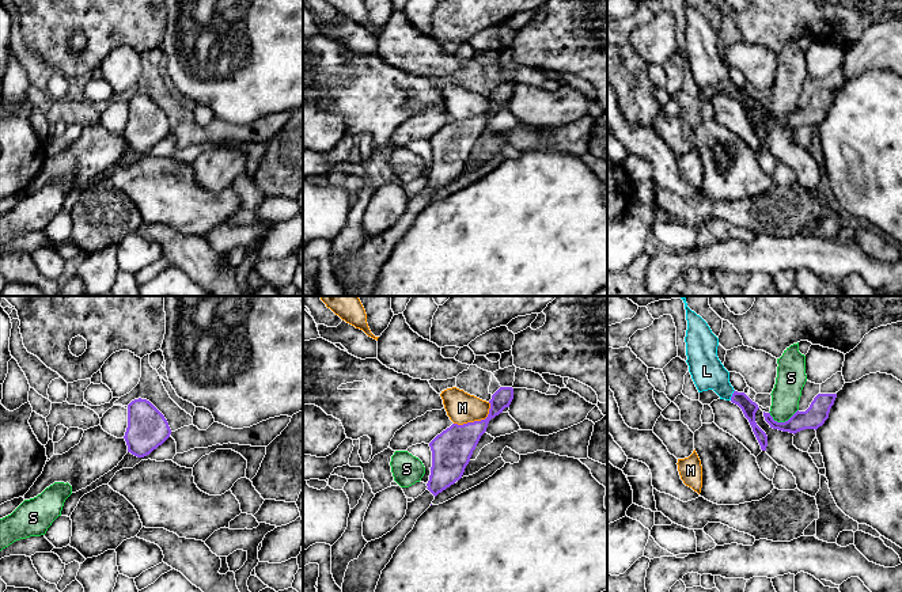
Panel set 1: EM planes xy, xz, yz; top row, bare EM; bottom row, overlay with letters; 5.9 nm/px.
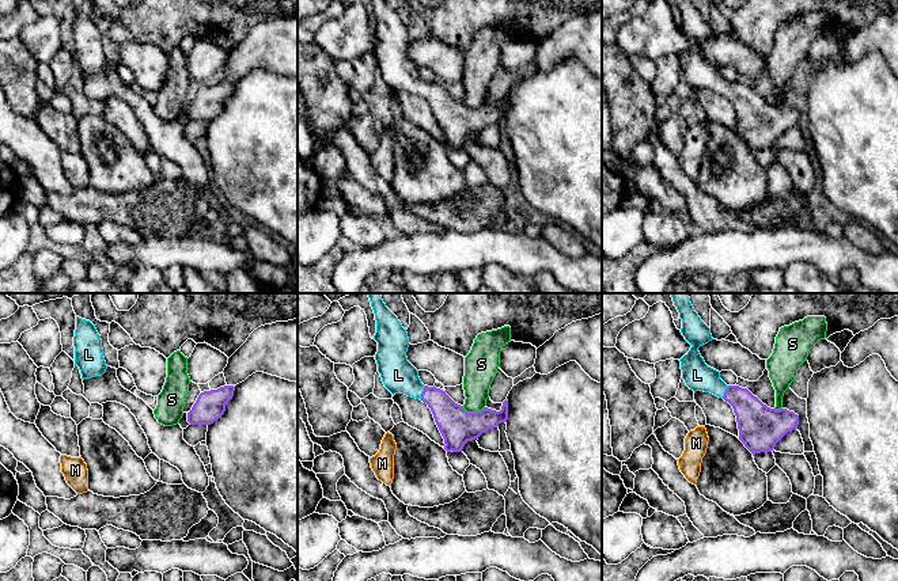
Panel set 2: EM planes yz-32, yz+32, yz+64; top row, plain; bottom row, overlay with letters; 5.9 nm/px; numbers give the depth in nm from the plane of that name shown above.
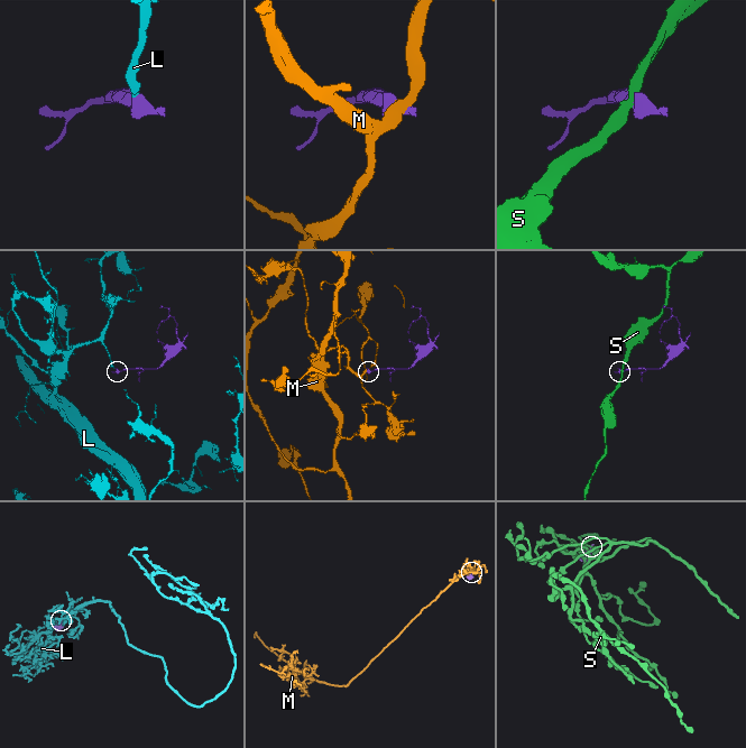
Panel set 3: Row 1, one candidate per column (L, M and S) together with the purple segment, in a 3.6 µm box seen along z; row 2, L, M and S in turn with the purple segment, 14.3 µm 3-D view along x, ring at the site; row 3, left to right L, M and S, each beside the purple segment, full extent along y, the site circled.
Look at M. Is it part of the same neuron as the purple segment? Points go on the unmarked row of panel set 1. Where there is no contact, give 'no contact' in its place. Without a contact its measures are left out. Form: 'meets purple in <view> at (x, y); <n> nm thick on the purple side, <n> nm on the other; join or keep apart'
meets purple in xz at (476, 117); 240 nm thick on the purple side, 190 nm on the other; keep apart

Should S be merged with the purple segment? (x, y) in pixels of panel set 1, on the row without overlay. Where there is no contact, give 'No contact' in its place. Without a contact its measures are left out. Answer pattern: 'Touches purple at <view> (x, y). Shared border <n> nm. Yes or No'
Touches purple at yz (783, 118). Shared border 180 nm. No

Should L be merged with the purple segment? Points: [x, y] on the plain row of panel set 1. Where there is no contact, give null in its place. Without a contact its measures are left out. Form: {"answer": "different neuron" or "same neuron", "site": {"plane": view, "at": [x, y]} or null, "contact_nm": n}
{"answer": "same neuron", "site": {"plane": "yz", "at": [732, 91]}, "contact_nm": 70}

